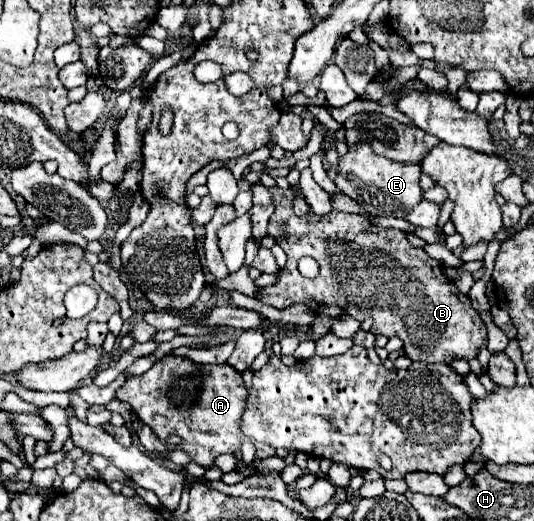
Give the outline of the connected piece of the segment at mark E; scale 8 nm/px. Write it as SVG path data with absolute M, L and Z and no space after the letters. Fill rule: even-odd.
M360 142L348 148L348 154L338 158L338 176L334 184L340 192L356 200L366 212L374 216L404 216L412 206L422 200L420 182L420 166L418 164L404 164L388 160L372 150L370 144Z

